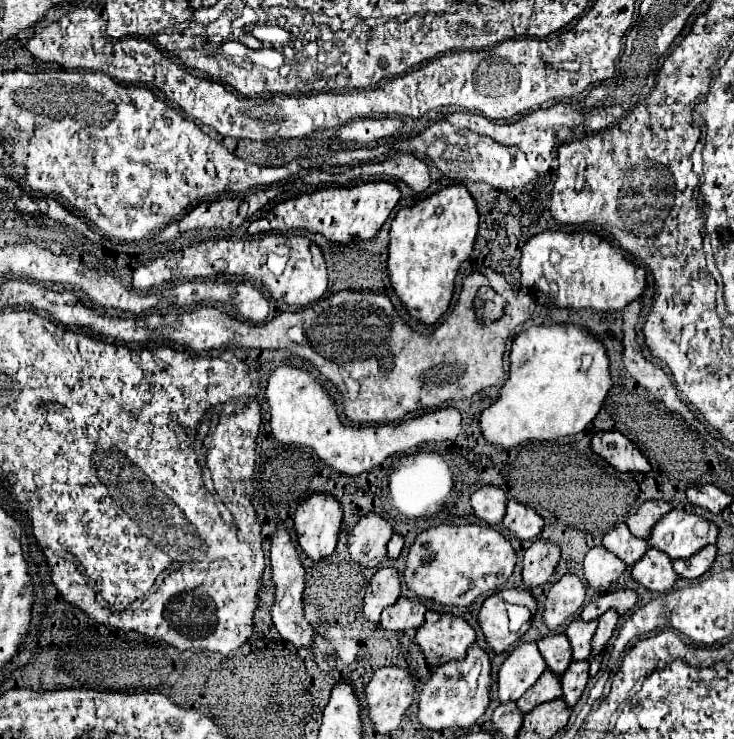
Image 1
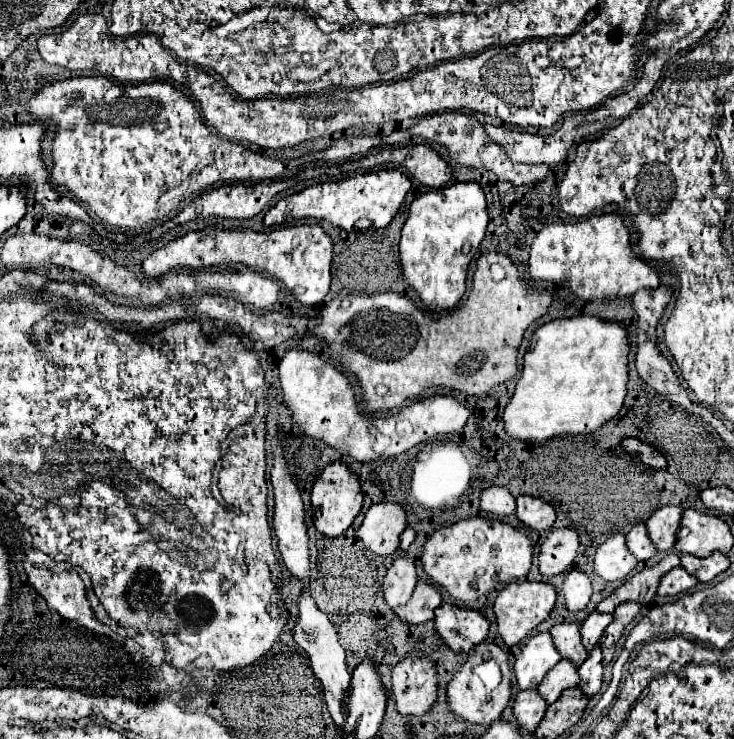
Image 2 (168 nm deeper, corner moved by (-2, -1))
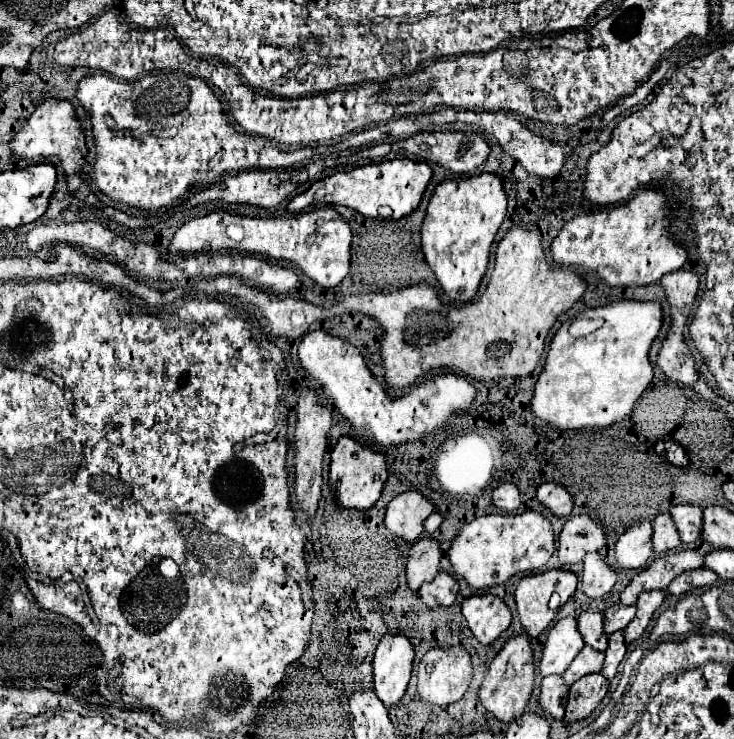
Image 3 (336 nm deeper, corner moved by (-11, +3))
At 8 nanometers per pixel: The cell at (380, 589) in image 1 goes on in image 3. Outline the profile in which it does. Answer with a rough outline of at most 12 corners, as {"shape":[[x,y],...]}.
{"shape":[[435,539],[413,543],[407,559],[407,587],[417,591],[439,571]]}

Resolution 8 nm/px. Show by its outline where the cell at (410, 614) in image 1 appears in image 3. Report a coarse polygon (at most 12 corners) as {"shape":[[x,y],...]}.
{"shape":[[445,571],[417,591],[427,607],[455,603],[459,583]]}

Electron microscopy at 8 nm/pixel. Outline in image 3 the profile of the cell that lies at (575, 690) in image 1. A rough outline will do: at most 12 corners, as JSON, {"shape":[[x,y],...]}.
{"shape":[[623,631],[609,635],[601,669],[603,677],[615,677],[627,647]]}

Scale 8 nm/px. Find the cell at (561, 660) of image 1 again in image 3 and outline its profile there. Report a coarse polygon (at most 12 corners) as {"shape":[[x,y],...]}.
{"shape":[[581,613],[577,627],[587,645],[607,649],[603,613]]}

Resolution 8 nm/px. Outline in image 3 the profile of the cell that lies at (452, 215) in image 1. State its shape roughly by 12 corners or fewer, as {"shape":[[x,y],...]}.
{"shape":[[493,173],[439,183],[421,249],[471,301],[507,195]]}

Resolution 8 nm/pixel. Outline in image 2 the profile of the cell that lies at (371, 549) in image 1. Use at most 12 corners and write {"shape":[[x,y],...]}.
{"shape":[[398,503],[366,511],[358,537],[370,551],[398,551],[406,511]]}

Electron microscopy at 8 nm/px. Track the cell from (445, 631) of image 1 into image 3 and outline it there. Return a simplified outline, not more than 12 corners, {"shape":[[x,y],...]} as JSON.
{"shape":[[495,595],[463,599],[461,613],[483,645],[511,625]]}

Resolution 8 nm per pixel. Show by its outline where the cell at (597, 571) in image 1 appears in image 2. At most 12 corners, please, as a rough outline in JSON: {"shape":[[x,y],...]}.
{"shape":[[608,537],[594,555],[594,571],[620,581],[638,561],[626,537]]}

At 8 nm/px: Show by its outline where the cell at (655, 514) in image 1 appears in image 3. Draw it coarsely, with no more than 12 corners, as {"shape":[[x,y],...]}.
{"shape":[[697,505],[671,507],[681,543],[699,541],[703,509]]}

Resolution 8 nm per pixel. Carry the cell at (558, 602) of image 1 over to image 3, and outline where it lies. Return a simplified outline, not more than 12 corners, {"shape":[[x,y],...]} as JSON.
{"shape":[[599,557],[583,559],[583,593],[599,599],[611,591],[617,575]]}

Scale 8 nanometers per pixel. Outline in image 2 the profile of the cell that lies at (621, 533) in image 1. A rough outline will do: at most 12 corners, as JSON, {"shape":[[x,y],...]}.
{"shape":[[644,523],[626,535],[630,551],[638,561],[656,555]]}

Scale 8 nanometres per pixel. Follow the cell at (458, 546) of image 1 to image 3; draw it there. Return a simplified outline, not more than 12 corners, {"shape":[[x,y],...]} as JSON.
{"shape":[[533,511],[463,525],[447,557],[479,591],[541,569],[555,551]]}

